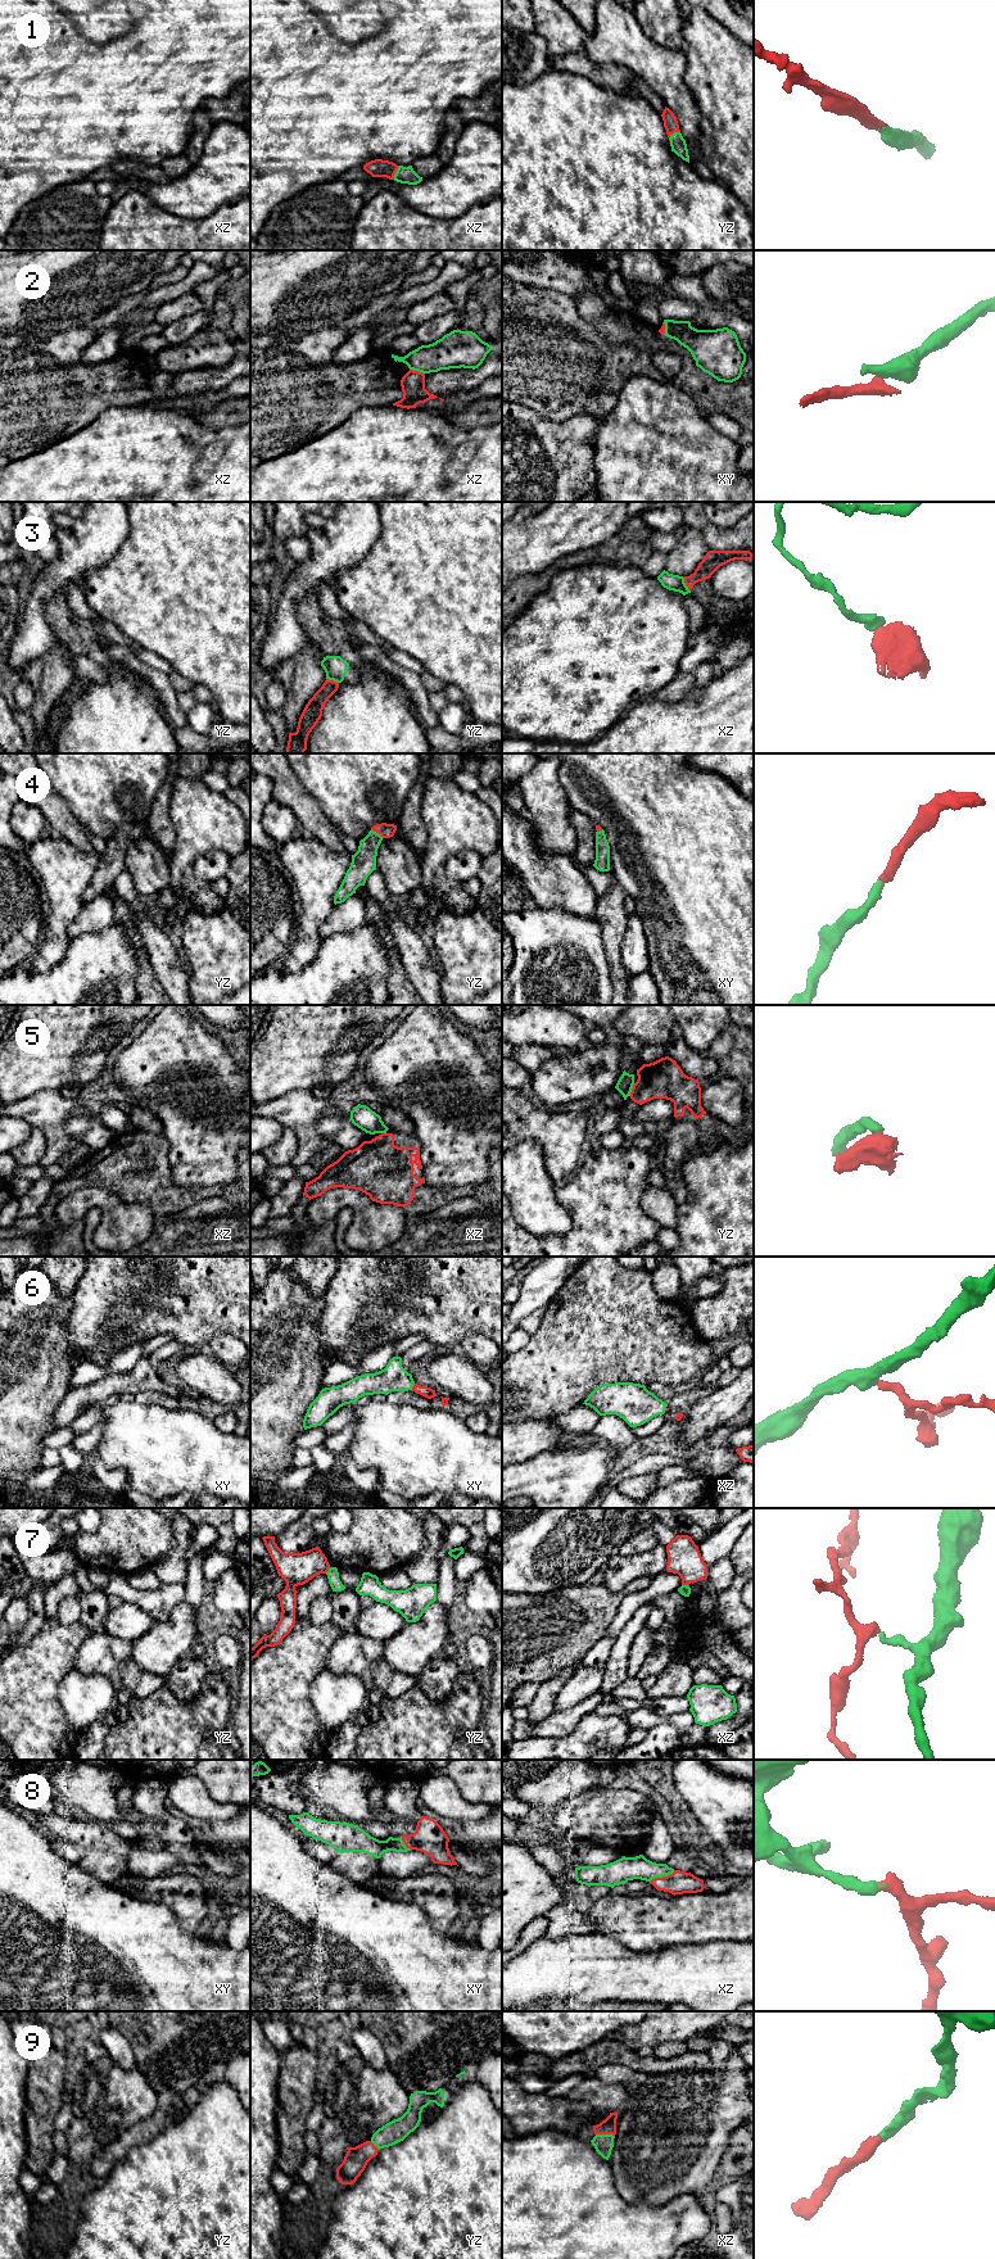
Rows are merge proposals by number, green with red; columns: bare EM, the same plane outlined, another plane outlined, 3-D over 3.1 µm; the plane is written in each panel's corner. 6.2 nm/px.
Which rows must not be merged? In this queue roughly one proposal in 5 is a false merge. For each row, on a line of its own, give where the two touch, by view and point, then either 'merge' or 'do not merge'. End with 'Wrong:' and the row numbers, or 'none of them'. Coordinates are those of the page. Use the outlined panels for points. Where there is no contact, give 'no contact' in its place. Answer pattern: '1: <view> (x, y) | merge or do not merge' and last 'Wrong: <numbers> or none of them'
1: yz (673, 134) | merge
2: xz (417, 370) | do not merge
3: xz (684, 584) | do not merge
4: yz (378, 833) | merge
5: yz (631, 1090) | do not merge
6: xy (412, 1386) | merge
7: xz (686, 1585) | do not merge
8: xz (661, 1877) | merge
9: xz (605, 2135) | merge
Wrong: 2, 3, 5, 7

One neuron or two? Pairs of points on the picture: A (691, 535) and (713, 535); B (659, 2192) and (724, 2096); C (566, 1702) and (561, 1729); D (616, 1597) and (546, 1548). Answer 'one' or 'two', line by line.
A: two
B: one
C: two
D: two

